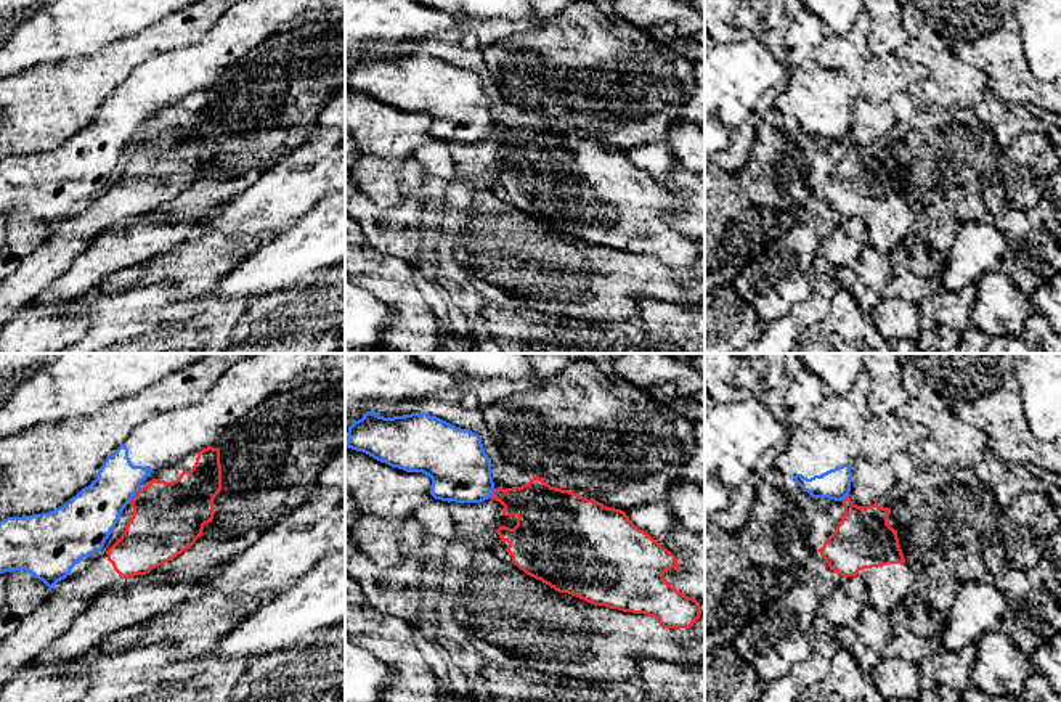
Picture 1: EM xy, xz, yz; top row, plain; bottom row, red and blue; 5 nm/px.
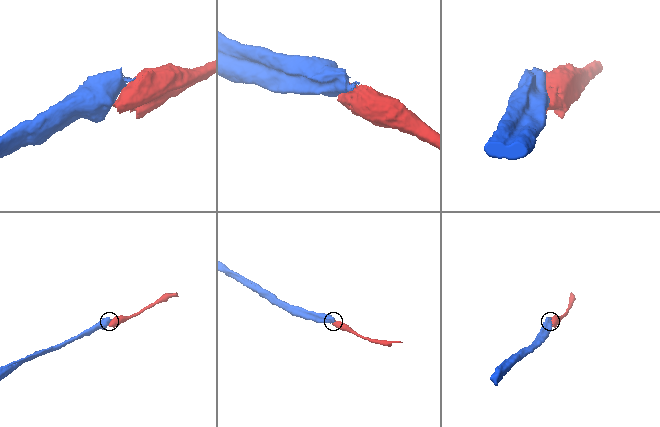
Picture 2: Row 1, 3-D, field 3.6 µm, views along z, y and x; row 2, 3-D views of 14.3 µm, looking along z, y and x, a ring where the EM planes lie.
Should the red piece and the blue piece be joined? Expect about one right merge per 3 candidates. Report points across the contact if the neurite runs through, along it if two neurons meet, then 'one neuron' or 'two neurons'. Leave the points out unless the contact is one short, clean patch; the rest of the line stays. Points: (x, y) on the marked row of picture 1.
along xy (142, 489), (129, 502) | two neurons

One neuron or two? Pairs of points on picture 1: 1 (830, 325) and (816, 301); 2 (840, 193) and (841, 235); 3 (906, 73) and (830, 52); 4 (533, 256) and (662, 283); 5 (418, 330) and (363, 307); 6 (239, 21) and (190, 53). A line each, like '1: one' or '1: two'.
1: two
2: two
3: one
4: one
5: two
6: one

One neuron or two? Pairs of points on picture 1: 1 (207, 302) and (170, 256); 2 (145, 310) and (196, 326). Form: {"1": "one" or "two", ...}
{"1": "two", "2": "one"}

